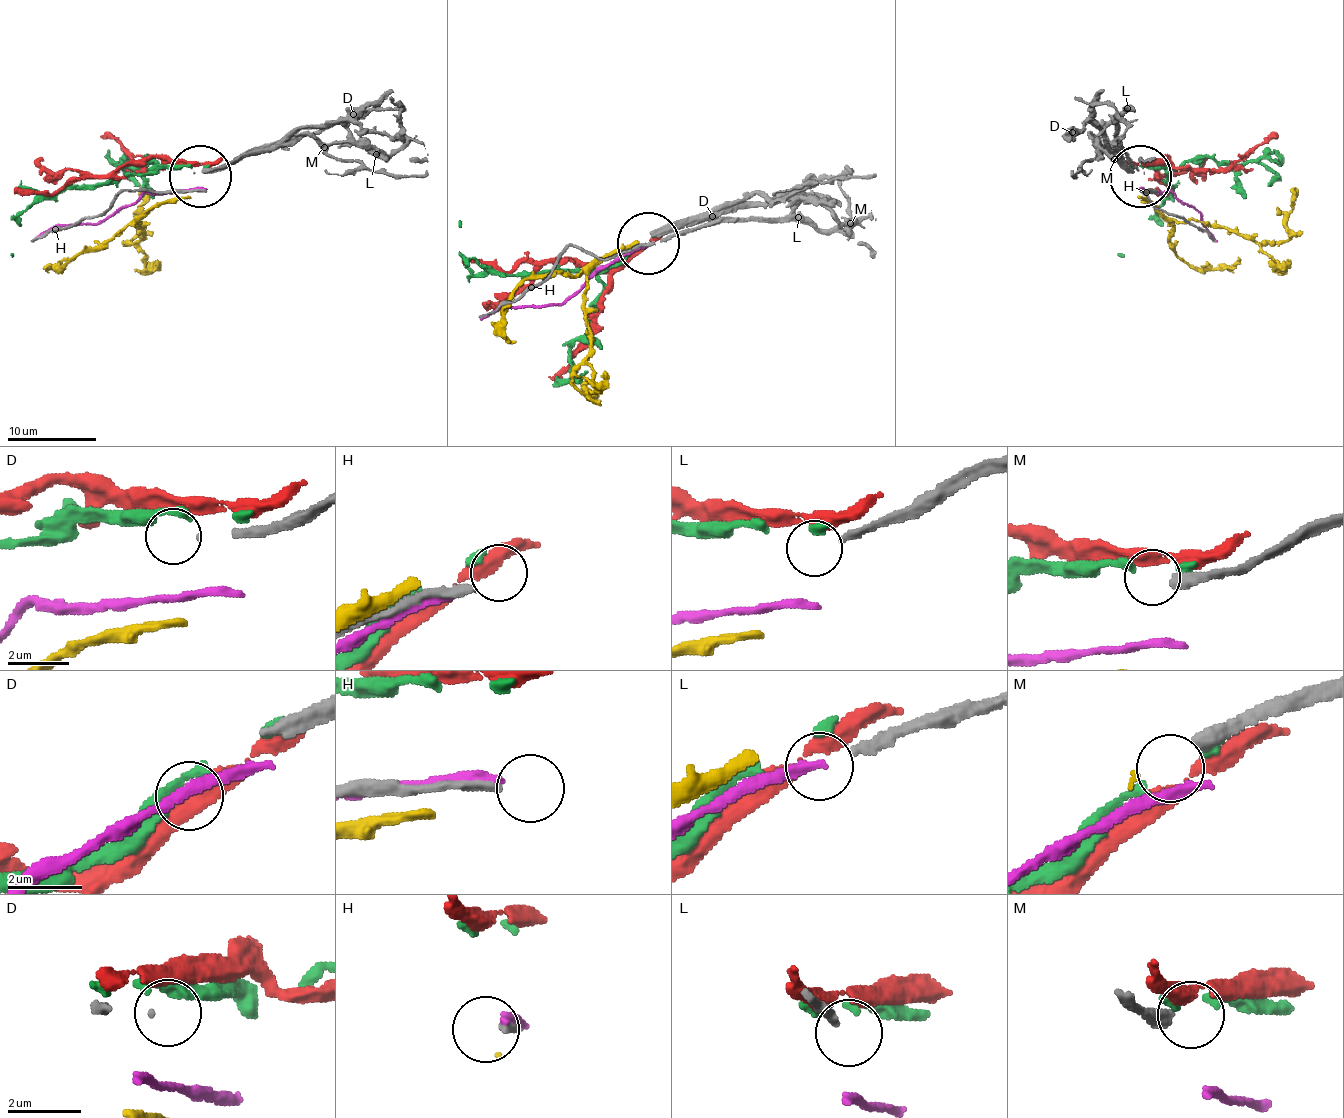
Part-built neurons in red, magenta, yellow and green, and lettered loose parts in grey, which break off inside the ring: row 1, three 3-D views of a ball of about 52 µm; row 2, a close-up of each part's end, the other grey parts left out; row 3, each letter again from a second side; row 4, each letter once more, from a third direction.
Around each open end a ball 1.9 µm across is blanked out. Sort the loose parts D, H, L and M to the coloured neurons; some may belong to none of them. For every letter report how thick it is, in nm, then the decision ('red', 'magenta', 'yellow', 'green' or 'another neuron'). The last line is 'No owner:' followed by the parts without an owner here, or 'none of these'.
D: 60 nm | another neuron
H: 260 nm | another neuron
L: 240 nm | another neuron
M: 460 nm | another neuron
No owner: D, H, L, M

